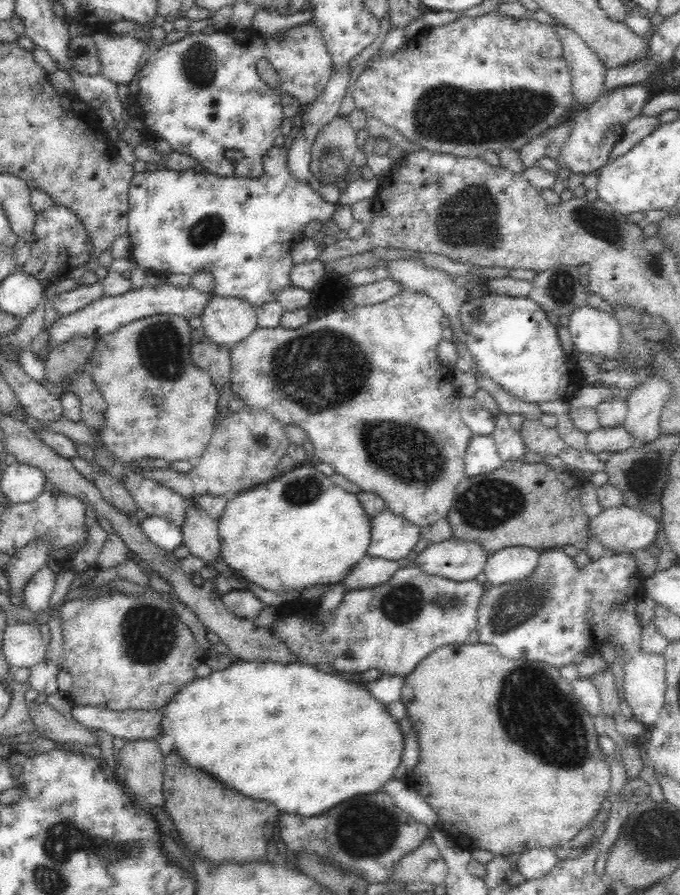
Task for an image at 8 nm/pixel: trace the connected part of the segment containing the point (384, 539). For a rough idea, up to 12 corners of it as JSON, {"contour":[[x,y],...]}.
{"contour":[[385,508],[371,517],[366,555],[402,560],[421,539]]}

